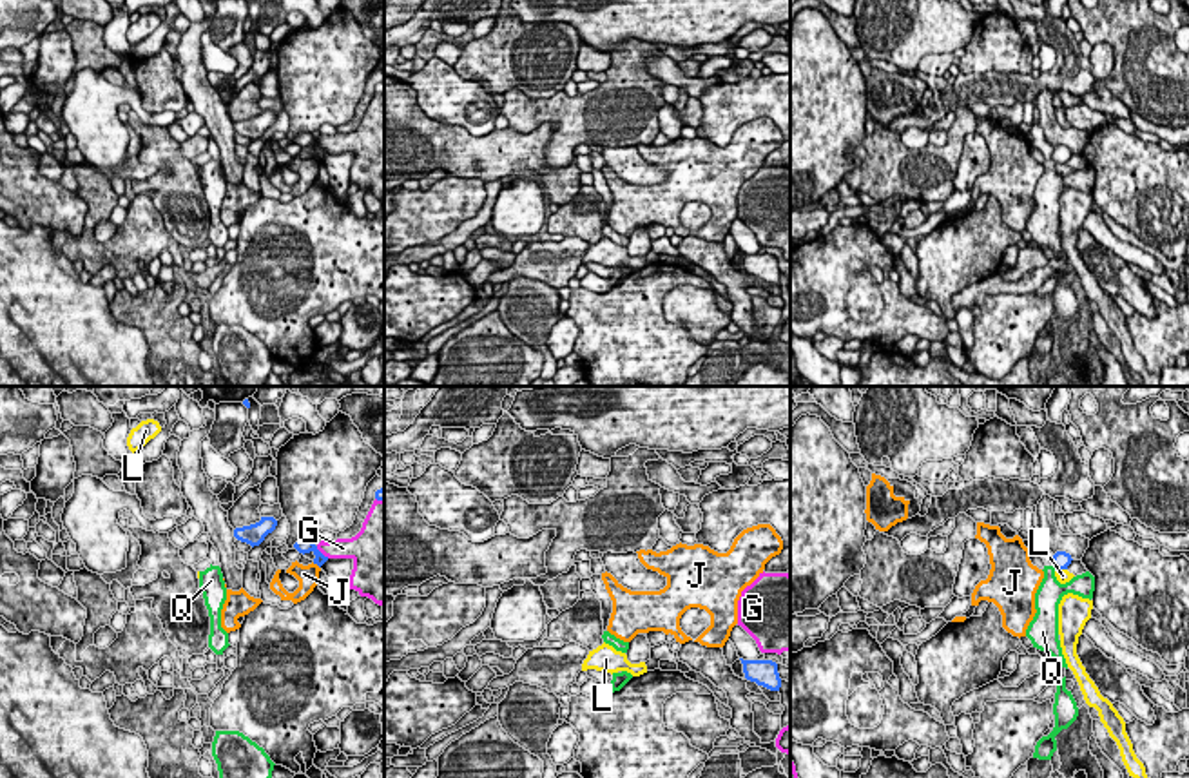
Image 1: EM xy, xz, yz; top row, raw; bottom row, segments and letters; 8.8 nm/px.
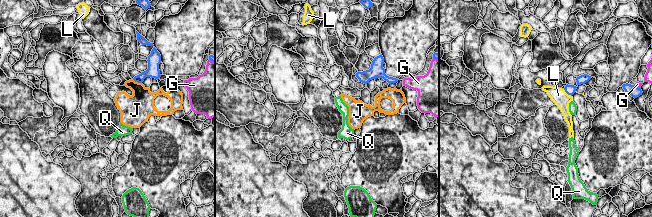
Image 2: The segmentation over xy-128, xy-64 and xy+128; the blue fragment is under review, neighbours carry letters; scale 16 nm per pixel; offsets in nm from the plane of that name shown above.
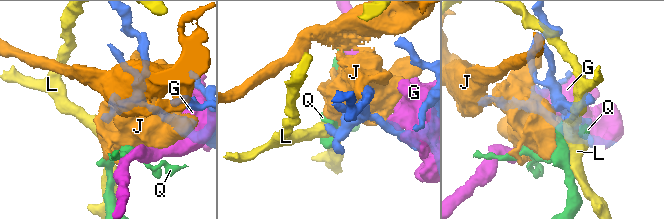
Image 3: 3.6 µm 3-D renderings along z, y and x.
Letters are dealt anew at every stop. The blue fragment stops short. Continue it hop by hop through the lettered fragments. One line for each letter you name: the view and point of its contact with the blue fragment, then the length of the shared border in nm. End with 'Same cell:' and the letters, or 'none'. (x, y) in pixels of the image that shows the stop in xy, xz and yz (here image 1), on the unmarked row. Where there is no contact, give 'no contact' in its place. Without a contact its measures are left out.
Same cell: none

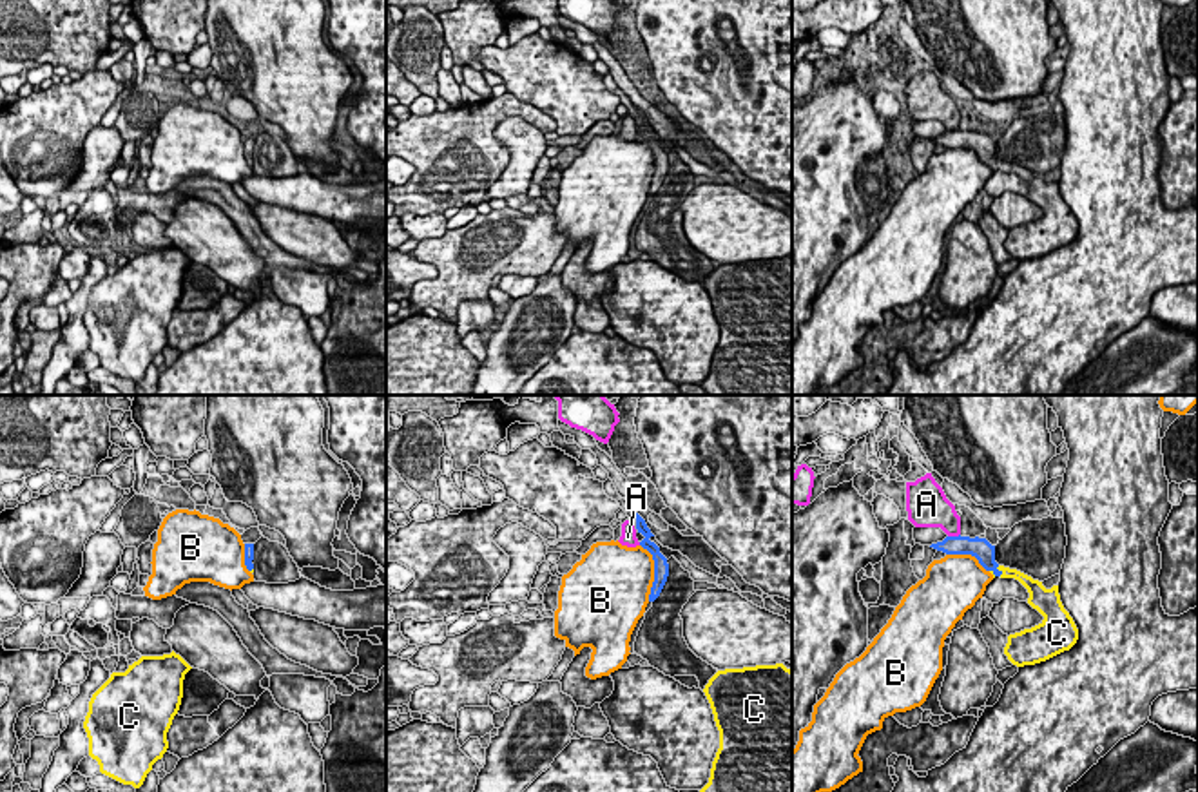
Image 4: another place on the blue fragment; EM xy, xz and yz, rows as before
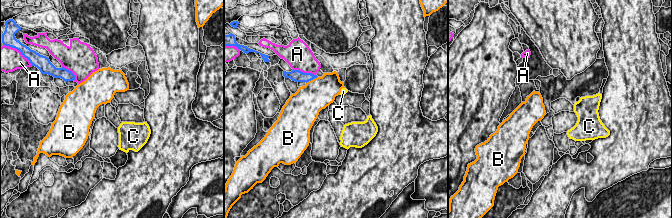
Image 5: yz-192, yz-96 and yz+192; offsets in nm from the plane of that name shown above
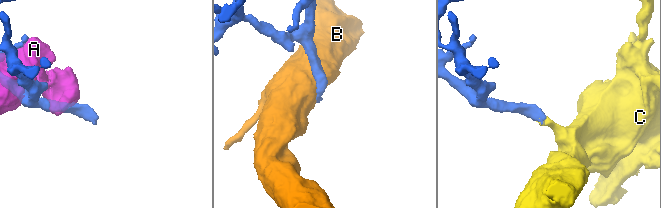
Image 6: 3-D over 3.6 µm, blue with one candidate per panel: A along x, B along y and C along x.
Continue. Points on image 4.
C: contact yz (999, 165); length 100 nm
Same cell: C

